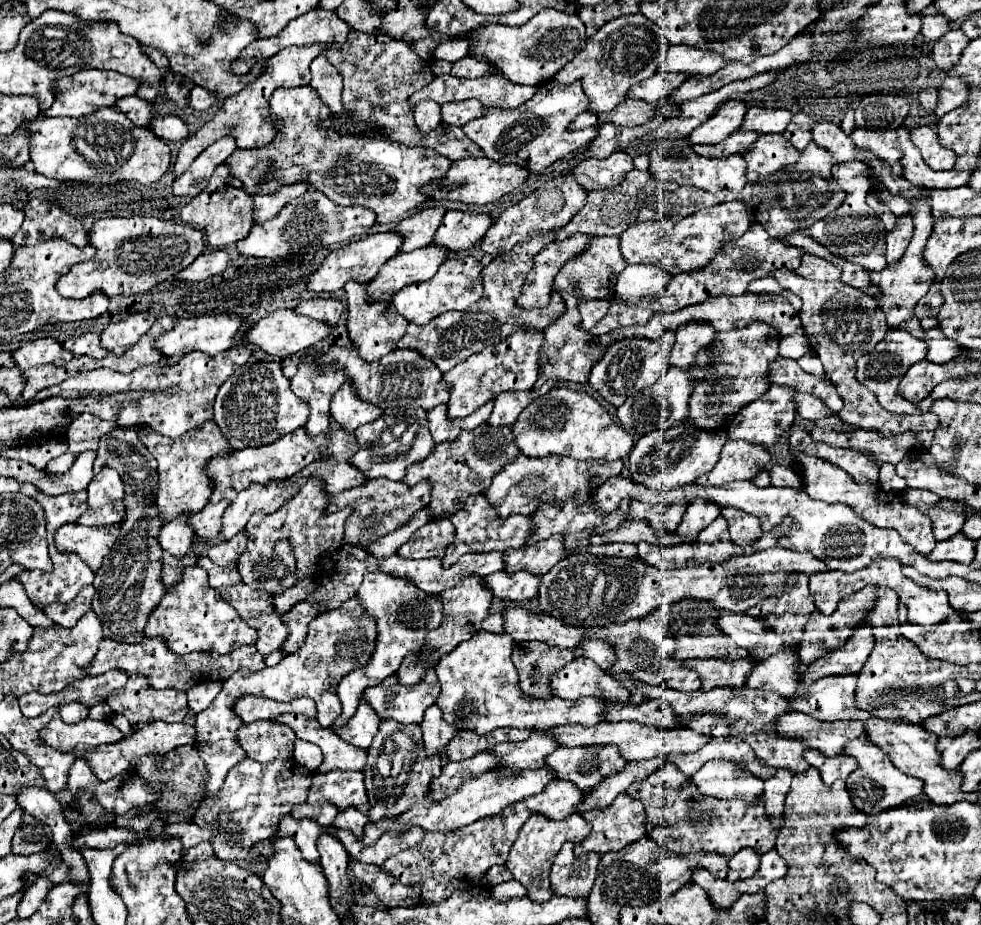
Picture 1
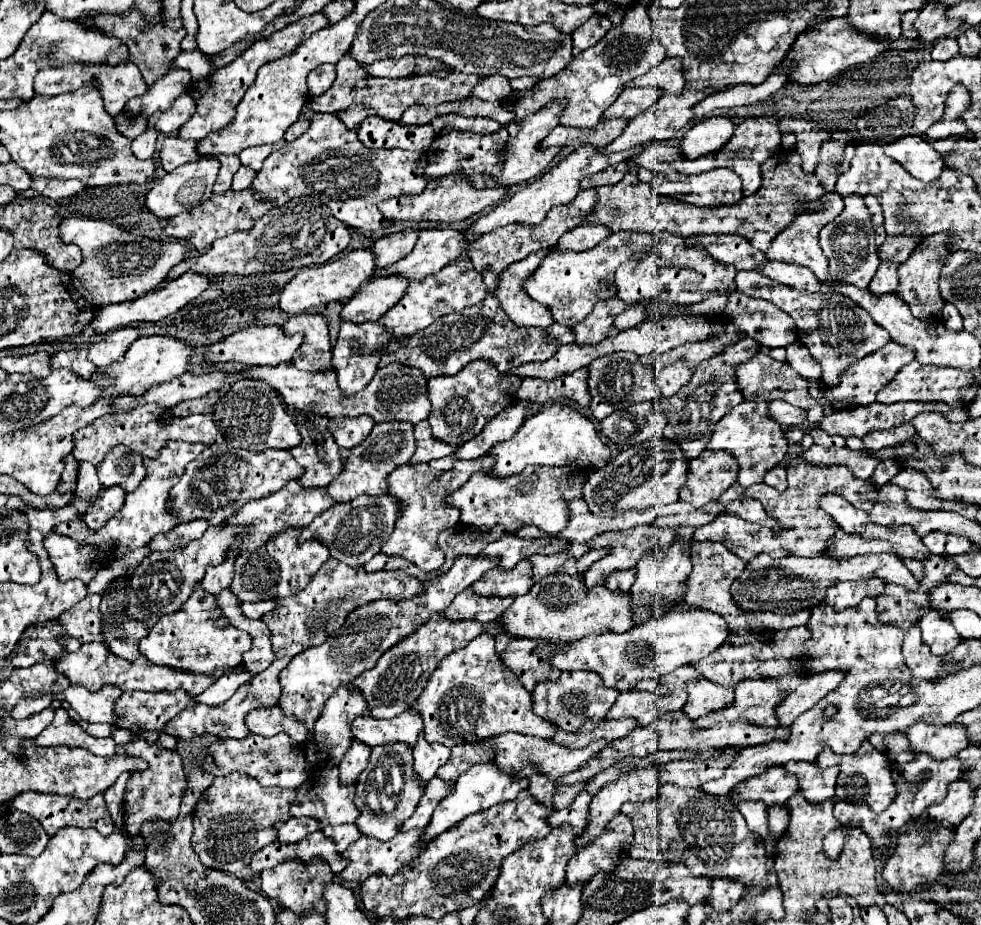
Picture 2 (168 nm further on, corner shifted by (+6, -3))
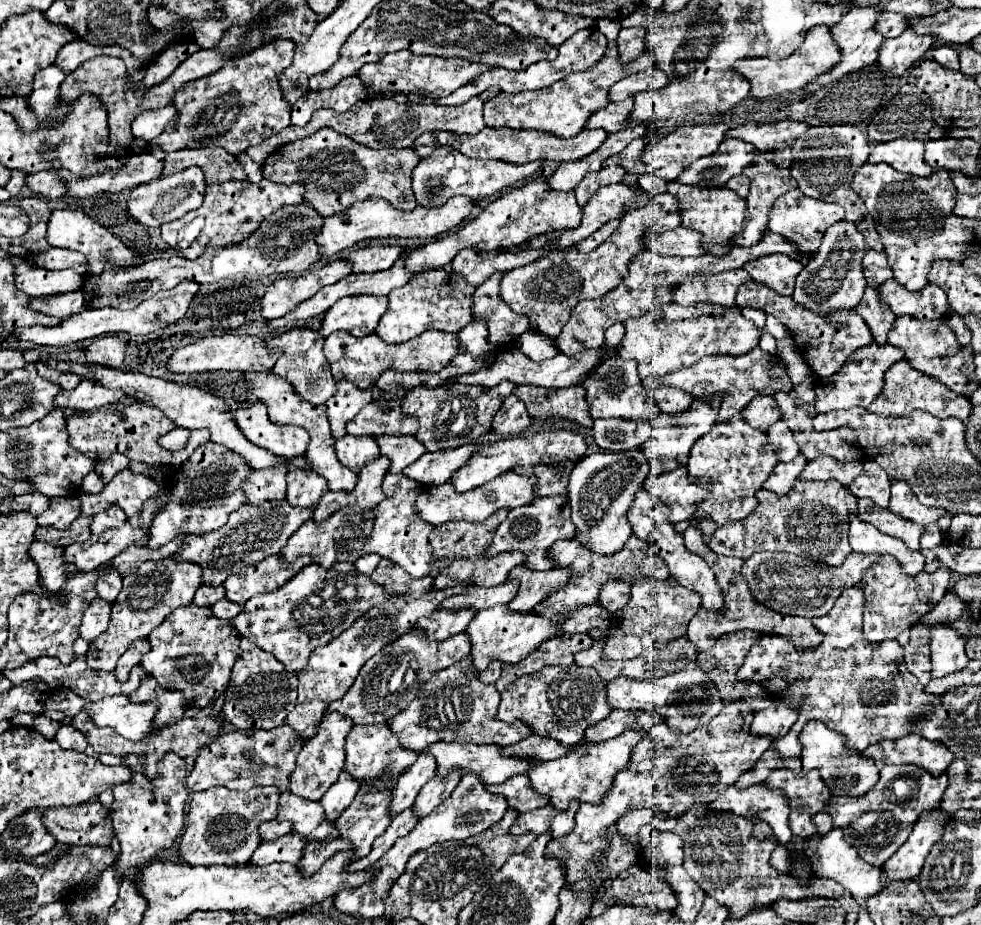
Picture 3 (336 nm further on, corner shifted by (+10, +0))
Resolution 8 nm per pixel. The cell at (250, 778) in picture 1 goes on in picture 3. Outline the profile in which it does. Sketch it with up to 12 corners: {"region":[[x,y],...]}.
{"region":[[279,788],[191,794],[179,860],[241,866]]}

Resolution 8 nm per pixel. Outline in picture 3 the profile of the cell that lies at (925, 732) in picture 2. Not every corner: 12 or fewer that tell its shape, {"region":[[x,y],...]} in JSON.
{"region":[[909,734],[863,752],[877,764],[915,764],[941,776],[955,760],[939,742]]}

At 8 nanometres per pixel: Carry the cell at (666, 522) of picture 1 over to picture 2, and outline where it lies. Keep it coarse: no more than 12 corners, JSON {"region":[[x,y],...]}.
{"region":[[637,525],[589,541],[611,555],[585,571],[585,587],[603,583],[615,569],[633,569],[647,551],[675,541],[671,527]]}

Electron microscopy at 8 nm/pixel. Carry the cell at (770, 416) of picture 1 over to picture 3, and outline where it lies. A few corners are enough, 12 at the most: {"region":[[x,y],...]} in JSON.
{"region":[[743,422],[715,424],[687,462],[713,482],[695,518],[747,518],[777,454]]}

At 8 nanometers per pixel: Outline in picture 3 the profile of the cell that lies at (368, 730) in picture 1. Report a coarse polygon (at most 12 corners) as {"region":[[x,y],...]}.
{"region":[[347,772],[321,798],[325,818],[335,822],[359,792]]}

